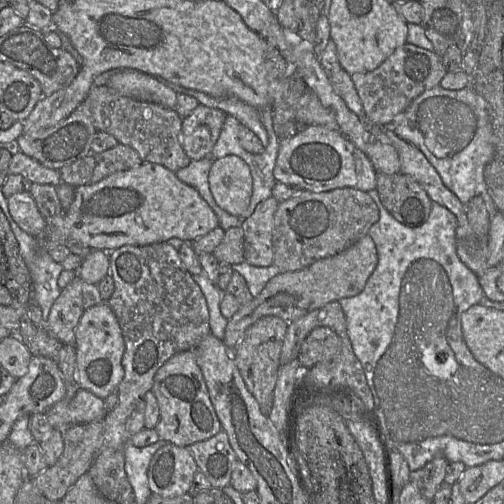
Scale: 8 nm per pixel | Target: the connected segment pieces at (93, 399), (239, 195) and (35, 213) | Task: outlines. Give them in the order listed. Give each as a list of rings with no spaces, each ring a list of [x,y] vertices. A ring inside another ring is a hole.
[[[80,388],[72,399],[60,400],[45,415],[55,429],[64,429],[74,424],[103,421],[107,412],[104,399]]]
[[[236,155],[214,159],[208,175],[216,203],[234,216],[241,216],[251,200],[253,179],[247,163]]]
[[[29,192],[15,193],[7,198],[8,208],[15,222],[29,235],[44,235],[47,222]]]

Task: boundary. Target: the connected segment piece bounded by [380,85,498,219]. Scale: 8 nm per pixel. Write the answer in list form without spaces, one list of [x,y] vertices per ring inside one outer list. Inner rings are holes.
[[[469,85],[461,90],[446,90],[436,86],[426,90],[407,107],[405,111],[397,115],[388,125],[380,125],[392,130],[402,140],[416,147],[435,168],[443,184],[452,191],[465,205],[475,196],[481,196],[486,204],[490,219],[498,211],[497,207],[487,191],[484,179],[485,167],[494,157],[492,144],[492,129],[485,100]]]

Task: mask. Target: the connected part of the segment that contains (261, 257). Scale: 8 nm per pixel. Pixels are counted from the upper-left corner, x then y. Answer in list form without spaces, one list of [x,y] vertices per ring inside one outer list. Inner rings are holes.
[[[273,196],[261,201],[240,225],[244,236],[244,258],[250,265],[268,267],[274,264],[272,230],[279,203]]]

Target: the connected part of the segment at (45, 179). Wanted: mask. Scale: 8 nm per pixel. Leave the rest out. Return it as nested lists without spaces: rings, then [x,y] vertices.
[[[19,150],[13,153],[9,164],[9,174],[19,174],[32,183],[51,184],[55,187],[62,182],[57,170],[44,166]]]

